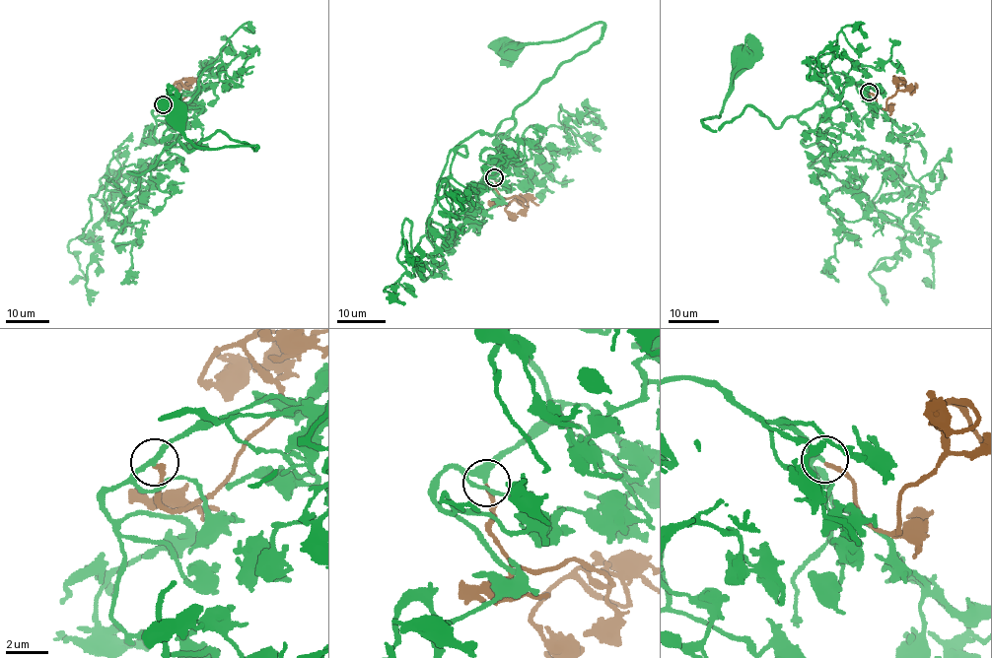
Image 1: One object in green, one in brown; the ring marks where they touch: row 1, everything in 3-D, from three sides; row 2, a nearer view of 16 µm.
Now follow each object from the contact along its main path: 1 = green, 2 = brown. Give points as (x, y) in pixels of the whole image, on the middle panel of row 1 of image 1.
1: (494, 177), (509, 162), (497, 136), (508, 138), (514, 110), (600, 41), (603, 27), (507, 44)
2: (494, 177), (495, 189), (501, 196), (516, 195), (524, 200), (515, 200), (527, 207), (529, 200), (538, 205)

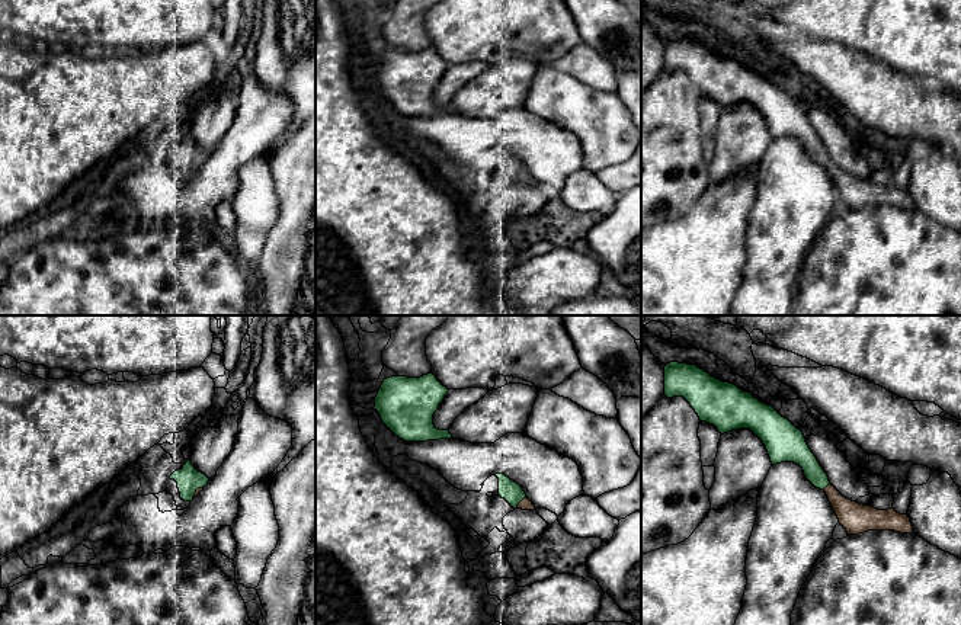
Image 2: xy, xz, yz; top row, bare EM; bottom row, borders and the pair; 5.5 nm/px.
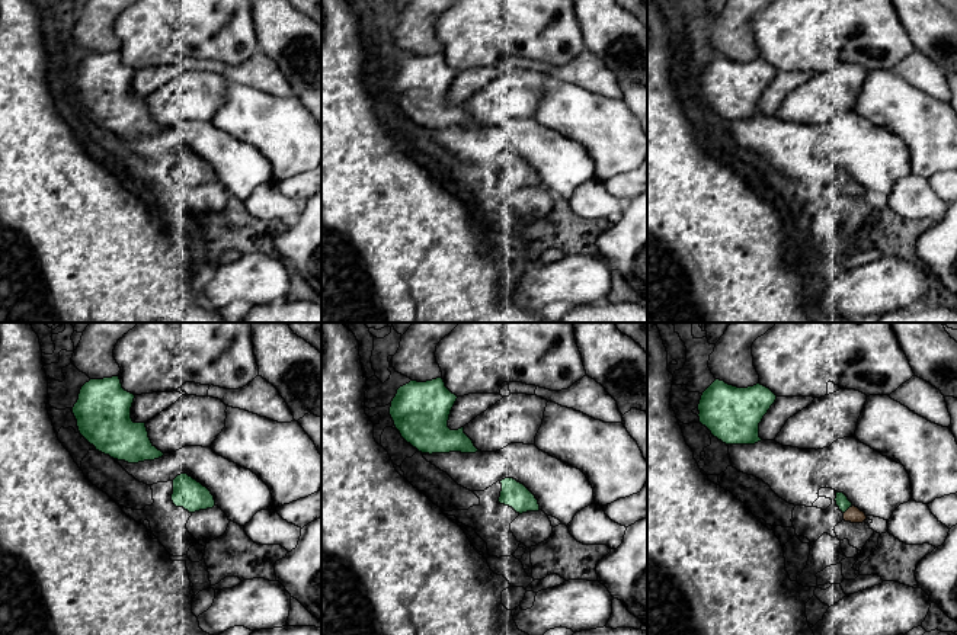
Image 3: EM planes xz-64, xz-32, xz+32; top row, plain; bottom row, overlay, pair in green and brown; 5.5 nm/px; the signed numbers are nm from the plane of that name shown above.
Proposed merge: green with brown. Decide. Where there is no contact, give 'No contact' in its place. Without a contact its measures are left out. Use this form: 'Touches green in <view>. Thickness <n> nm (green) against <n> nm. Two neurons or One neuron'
Touches green in xz. Thickness 120 nm (green) against 60 nm. One neuron

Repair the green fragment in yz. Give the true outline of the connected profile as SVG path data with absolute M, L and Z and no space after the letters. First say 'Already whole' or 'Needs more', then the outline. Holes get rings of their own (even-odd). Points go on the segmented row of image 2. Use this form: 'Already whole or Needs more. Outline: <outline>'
Needs more. Outline: M670 362L664 366L664 395L683 397L699 420L715 426L721 435L750 429L763 442L772 465L787 461L800 465L805 478L826 493L848 535L868 531L914 532L907 515L894 509L878 510L843 497L830 484L803 432L772 406L737 385L723 382L696 365Z

